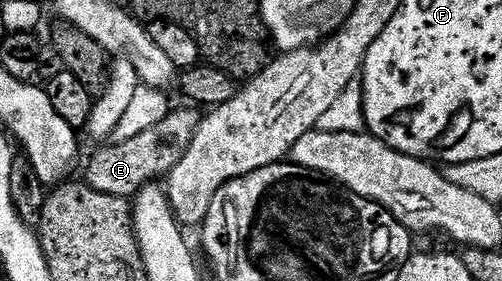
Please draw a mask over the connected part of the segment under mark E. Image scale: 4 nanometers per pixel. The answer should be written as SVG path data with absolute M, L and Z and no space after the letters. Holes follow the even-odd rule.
M174 108L167 113L165 119L147 131L143 131L136 138L109 143L101 148L89 161L84 180L91 189L103 194L118 197L134 198L145 185L166 176L175 168L186 155L189 143L199 130L201 113L198 108ZM199 112L199 113L198 113Z

